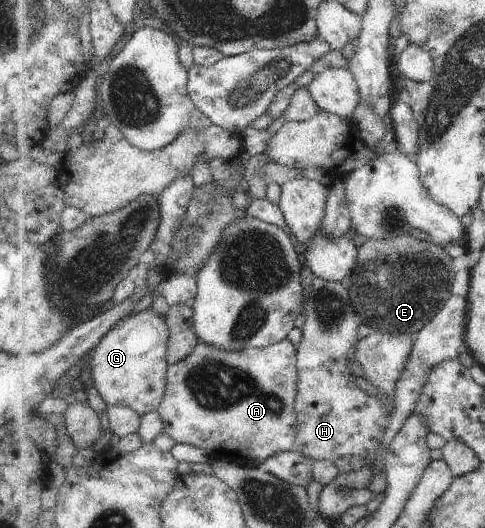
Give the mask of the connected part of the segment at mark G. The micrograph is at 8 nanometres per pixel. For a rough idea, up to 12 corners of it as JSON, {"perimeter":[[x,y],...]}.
{"perimeter":[[139,308],[100,341],[89,379],[106,406],[157,412],[165,317]]}

